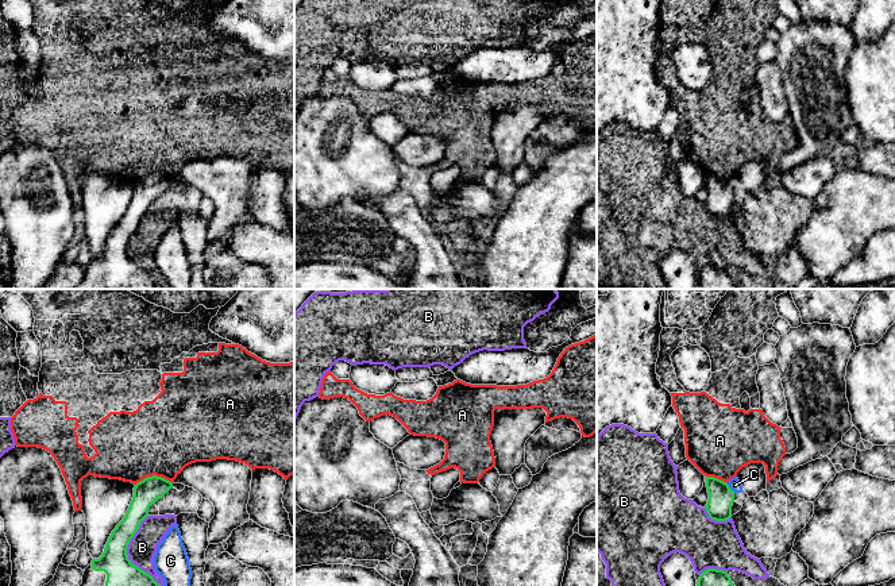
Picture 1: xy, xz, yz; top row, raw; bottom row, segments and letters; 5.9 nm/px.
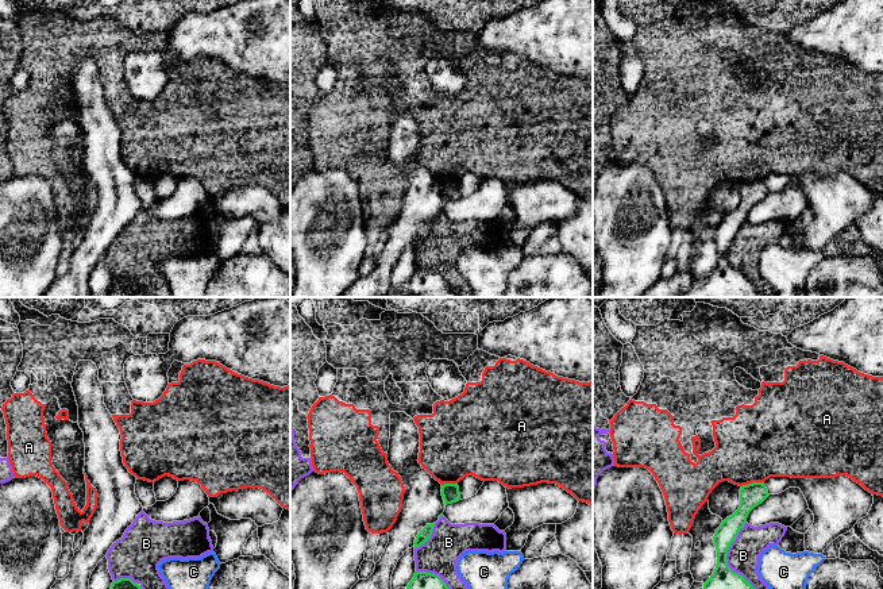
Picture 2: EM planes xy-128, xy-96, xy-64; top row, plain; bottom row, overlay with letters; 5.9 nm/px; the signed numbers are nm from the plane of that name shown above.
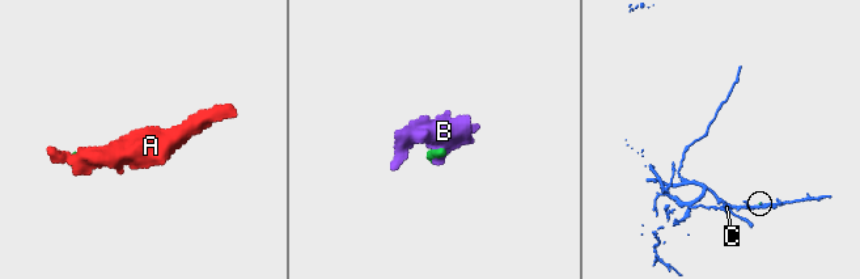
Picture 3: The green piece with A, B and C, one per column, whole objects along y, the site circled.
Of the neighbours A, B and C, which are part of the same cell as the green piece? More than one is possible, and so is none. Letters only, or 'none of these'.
none of these

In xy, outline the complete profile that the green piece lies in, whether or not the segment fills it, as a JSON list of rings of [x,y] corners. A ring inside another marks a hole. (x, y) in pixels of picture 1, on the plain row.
[[[157,173],[135,182],[127,211],[112,228],[103,252],[85,266],[76,289],[167,289],[128,257],[127,246],[150,204],[171,185],[170,178]]]

